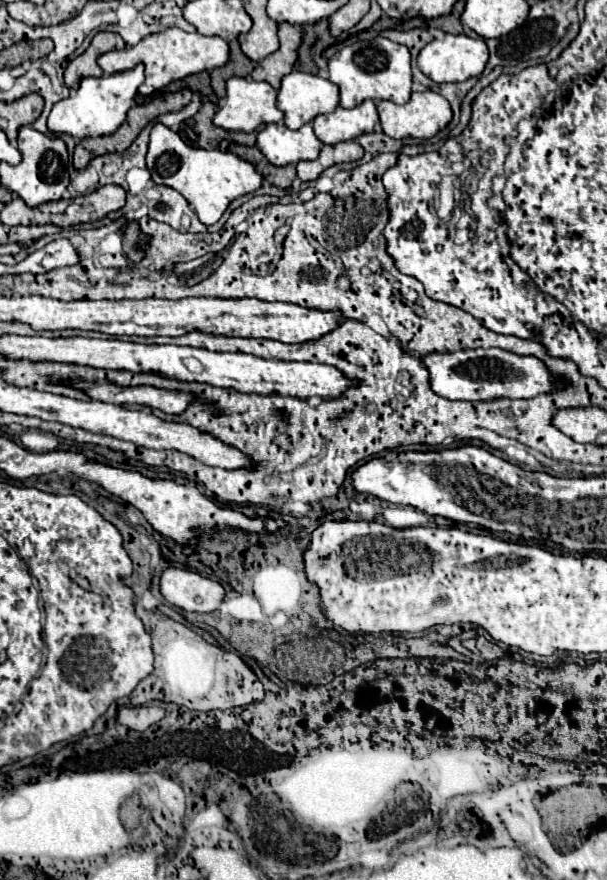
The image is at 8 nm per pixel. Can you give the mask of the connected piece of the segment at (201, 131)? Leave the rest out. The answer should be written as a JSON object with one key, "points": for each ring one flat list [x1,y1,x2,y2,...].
{"points":[[205,101,199,113,183,123,179,133,187,145,201,147,201,149,215,149,221,141,233,141,233,143,251,147,255,145,259,131,265,128,265,125,260,125,253,133,233,133,233,131,219,129,211,121,215,111,217,111,217,105,213,105,211,101]]}

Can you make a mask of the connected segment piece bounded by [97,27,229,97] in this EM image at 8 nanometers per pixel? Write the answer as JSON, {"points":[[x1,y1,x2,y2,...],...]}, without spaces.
{"points":[[171,27,171,29,165,29,161,33,141,39,135,47,125,47,121,51,109,51,109,53,101,55,97,63,109,75,129,71,135,65,143,63,145,65,145,83,139,93,143,97,147,97,147,95,153,95,155,91,167,87,173,81,185,79,185,77,201,73,201,71,219,69,227,63,227,59,229,59,229,45,221,37,215,37,215,35,205,37,201,33,185,33,177,27]]}

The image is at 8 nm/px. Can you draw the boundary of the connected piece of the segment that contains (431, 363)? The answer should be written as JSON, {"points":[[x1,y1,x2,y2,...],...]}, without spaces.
{"points":[[473,349,455,351,453,355,423,355,425,367,429,367,431,387,445,399,461,401,495,401,495,399,531,399,543,393,555,393,569,387,563,375,553,373,541,359,533,355,517,355,507,349]]}

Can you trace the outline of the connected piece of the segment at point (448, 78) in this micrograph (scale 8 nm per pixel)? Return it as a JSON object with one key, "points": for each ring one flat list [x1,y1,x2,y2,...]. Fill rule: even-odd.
{"points":[[445,33,443,39,433,39,421,49,417,65,435,83,457,83,457,81,465,81,469,77,481,75,487,65,487,59,489,59,489,53,483,39,471,39,467,35]]}

